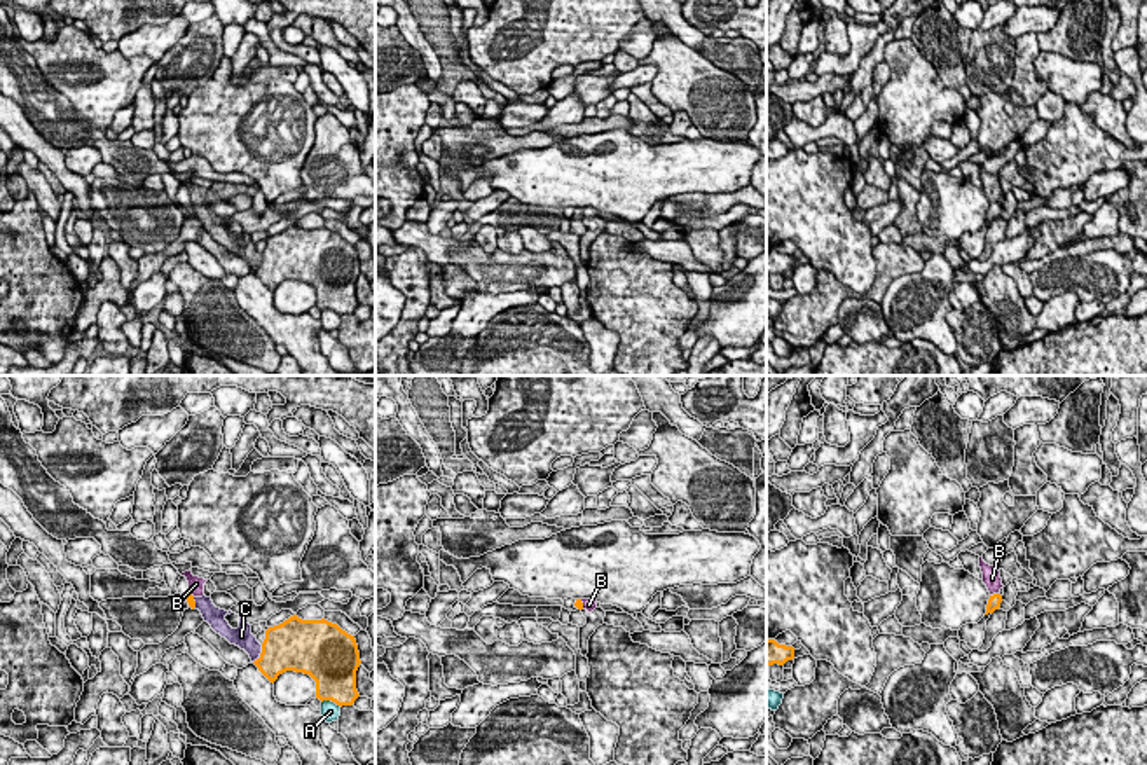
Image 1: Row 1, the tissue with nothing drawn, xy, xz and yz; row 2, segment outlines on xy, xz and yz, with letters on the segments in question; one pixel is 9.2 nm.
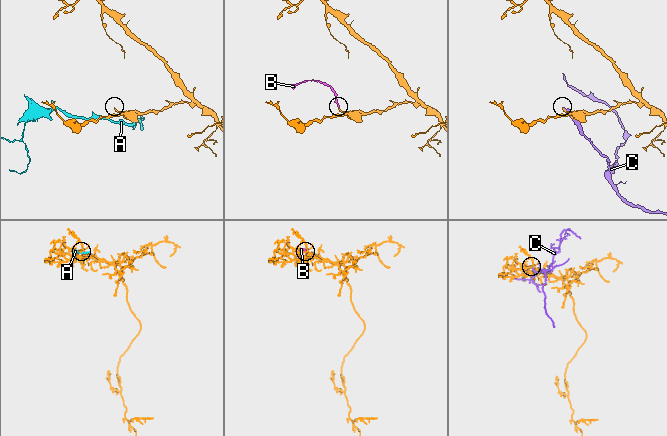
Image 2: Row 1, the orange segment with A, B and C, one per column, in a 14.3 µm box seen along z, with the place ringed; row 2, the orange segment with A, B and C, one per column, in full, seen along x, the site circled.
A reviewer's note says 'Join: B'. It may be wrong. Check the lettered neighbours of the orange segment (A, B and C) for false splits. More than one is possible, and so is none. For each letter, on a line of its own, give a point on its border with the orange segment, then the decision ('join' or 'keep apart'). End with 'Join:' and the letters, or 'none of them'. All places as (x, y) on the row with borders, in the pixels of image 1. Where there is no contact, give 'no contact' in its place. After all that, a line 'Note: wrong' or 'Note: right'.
A: xy (332, 701) | keep apart
B: yz (994, 594) | keep apart
C: xy (260, 654) | keep apart
Join: none of them
Note: wrong

